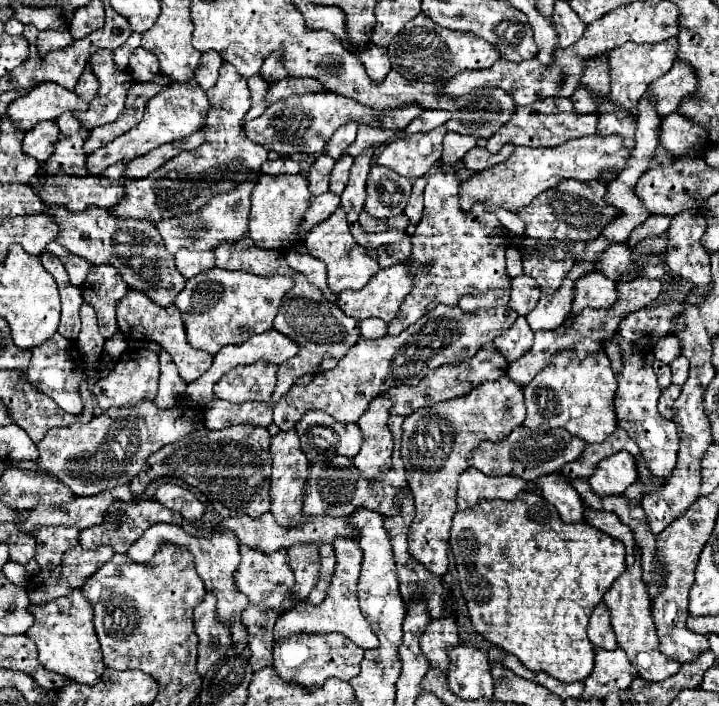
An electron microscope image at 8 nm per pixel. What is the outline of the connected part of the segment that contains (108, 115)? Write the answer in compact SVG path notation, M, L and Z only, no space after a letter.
M110 49L94 51L88 59L88 65L100 83L98 95L90 101L86 111L72 111L72 115L86 129L94 129L102 123L116 121L126 113L128 89L134 85L134 77L114 63Z

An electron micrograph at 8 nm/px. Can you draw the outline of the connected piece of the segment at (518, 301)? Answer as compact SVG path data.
M528 275L514 277L508 307L514 309L518 315L528 315L538 303L538 293L540 293L538 283L534 283L532 277L528 277Z

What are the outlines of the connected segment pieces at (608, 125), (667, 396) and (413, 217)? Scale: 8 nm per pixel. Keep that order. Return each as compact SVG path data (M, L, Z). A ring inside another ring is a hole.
M614 111L614 113L602 113L598 115L598 135L626 135L630 141L630 147L634 147L634 127L636 123L630 119L632 111Z
M670 385L666 389L662 389L662 395L660 395L660 401L658 401L658 411L662 417L666 419L672 419L672 403L674 399L680 395L680 387L678 385Z
M420 177L420 179L414 181L412 195L410 195L408 205L404 209L404 213L408 215L408 219L410 219L412 225L416 225L420 221L420 217L422 217L422 209L424 209L424 201L422 201L422 197L424 197L424 185L426 185L424 177Z

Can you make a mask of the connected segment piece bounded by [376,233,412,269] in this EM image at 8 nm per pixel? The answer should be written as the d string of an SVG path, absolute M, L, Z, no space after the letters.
M404 235L402 241L398 243L392 243L392 245L382 245L376 249L378 251L378 263L380 263L380 269L386 269L402 259L408 259L410 257L410 251L412 251L412 235Z

